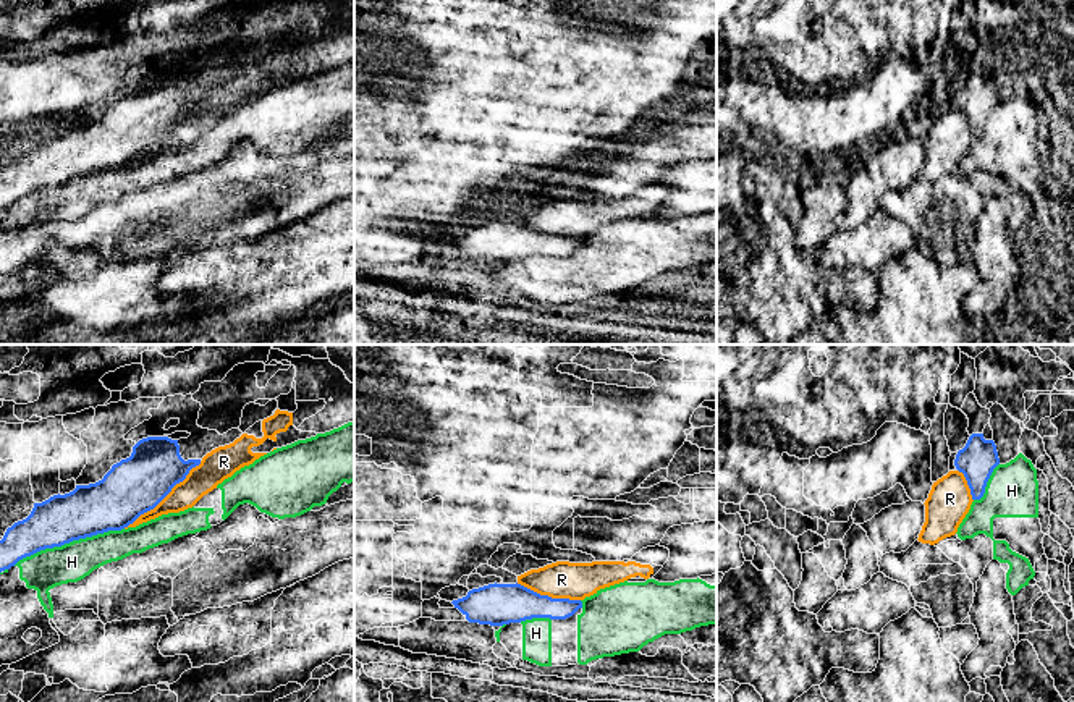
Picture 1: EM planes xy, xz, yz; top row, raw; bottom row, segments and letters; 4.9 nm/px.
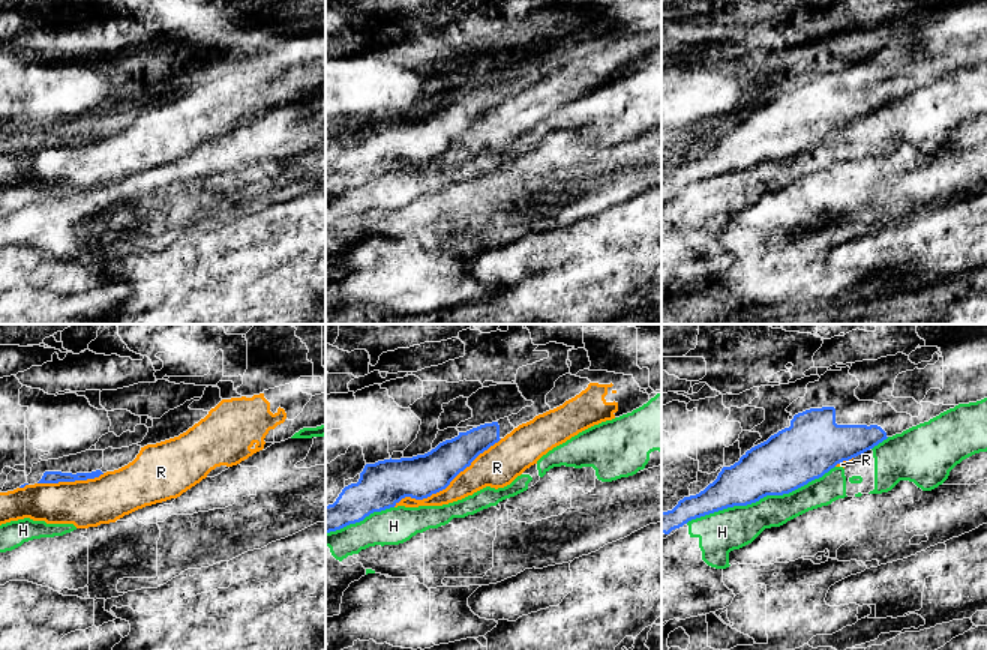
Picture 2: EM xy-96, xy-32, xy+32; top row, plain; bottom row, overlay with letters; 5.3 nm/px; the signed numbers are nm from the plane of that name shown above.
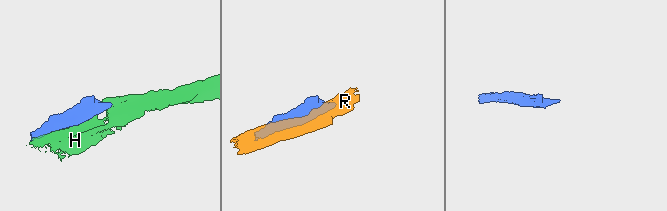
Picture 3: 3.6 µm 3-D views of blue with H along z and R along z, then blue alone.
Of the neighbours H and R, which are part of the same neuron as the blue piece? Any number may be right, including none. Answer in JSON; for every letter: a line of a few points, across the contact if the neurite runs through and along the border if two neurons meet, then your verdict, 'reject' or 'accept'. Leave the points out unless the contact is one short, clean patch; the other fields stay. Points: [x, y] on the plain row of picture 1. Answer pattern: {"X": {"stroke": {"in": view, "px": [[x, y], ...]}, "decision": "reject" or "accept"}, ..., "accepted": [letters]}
{"H": {"decision": "reject"}, "R": {"decision": "reject"}, "accepted": []}

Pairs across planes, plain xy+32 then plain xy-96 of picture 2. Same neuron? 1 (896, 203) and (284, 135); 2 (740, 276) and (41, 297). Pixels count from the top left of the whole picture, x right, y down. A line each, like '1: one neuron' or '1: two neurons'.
1: one neuron
2: one neuron

